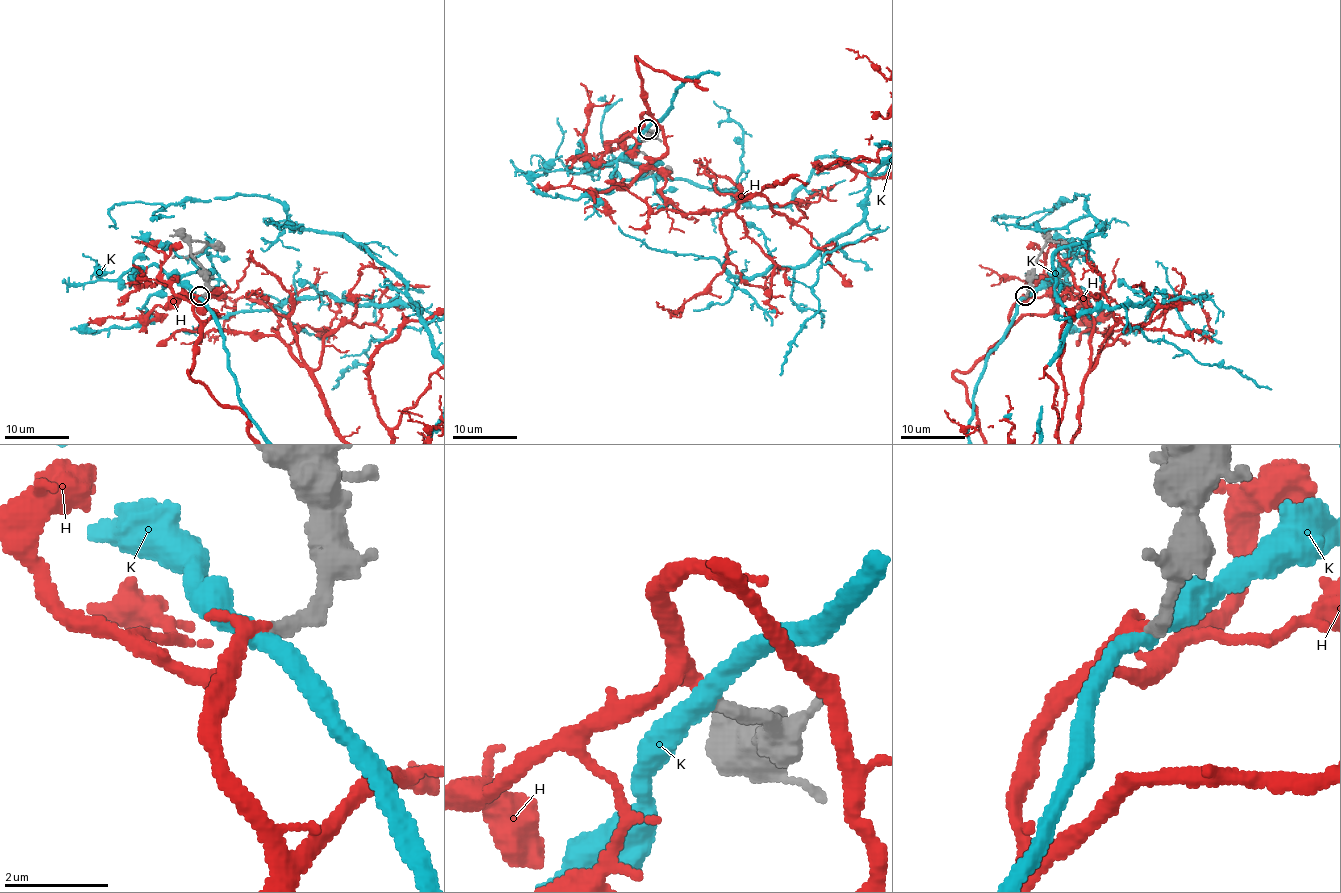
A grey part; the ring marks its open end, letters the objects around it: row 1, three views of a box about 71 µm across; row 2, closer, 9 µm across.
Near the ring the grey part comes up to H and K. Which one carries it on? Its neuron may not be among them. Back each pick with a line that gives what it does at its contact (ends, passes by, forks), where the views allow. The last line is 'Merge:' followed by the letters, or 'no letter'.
H: it passes by
Merge: H

